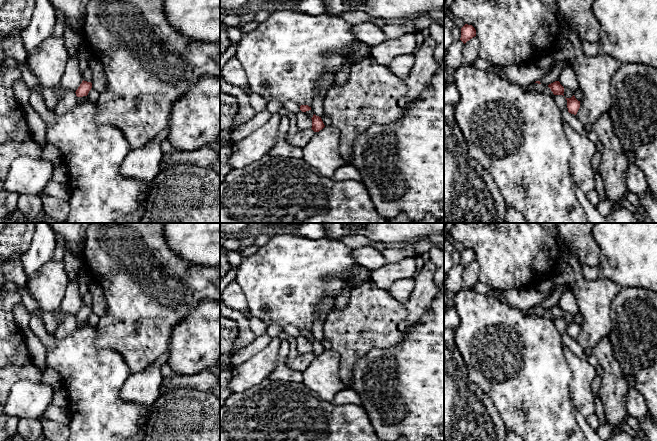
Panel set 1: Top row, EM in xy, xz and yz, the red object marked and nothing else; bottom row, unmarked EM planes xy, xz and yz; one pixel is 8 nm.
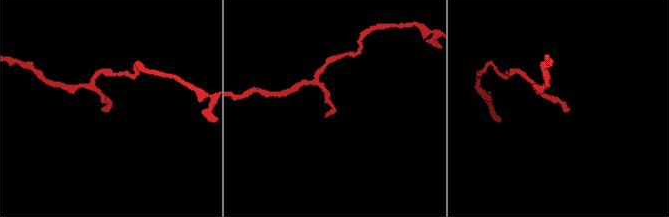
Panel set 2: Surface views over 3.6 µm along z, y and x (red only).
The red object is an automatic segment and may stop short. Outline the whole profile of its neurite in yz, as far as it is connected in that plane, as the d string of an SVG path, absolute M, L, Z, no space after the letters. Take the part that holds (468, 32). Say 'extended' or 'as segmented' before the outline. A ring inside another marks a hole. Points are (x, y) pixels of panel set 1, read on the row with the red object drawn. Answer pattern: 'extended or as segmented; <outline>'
as segmented; M465 24L461 28L461 38L460 38L460 40L464 44L475 36L476 36L476 30L472 25Z

